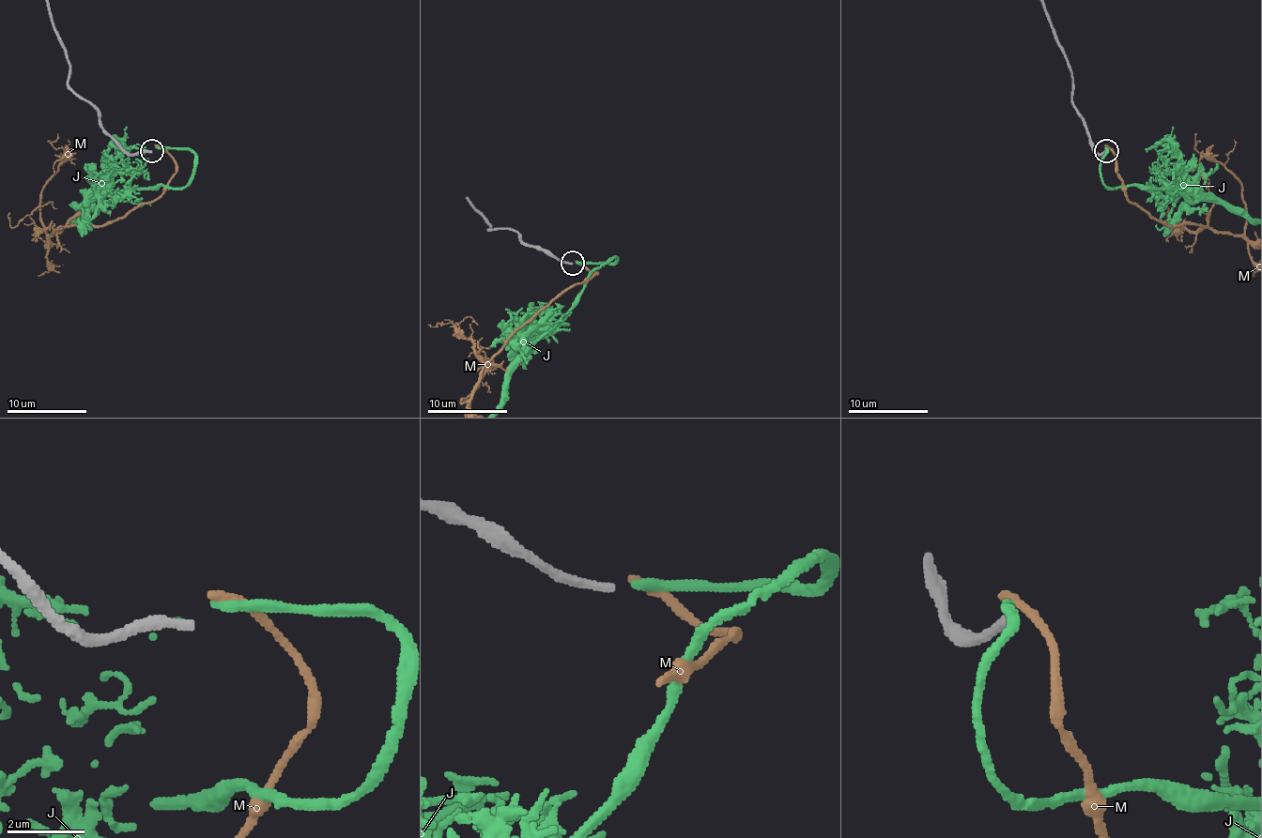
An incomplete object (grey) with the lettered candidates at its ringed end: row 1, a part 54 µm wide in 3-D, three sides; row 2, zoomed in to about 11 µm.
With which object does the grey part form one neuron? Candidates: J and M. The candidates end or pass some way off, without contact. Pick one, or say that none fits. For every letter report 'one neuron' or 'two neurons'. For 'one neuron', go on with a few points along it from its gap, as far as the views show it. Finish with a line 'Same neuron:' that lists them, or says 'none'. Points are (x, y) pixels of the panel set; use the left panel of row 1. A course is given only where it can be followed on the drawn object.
J: one neuron
M: two neurons
Same neuron: J

